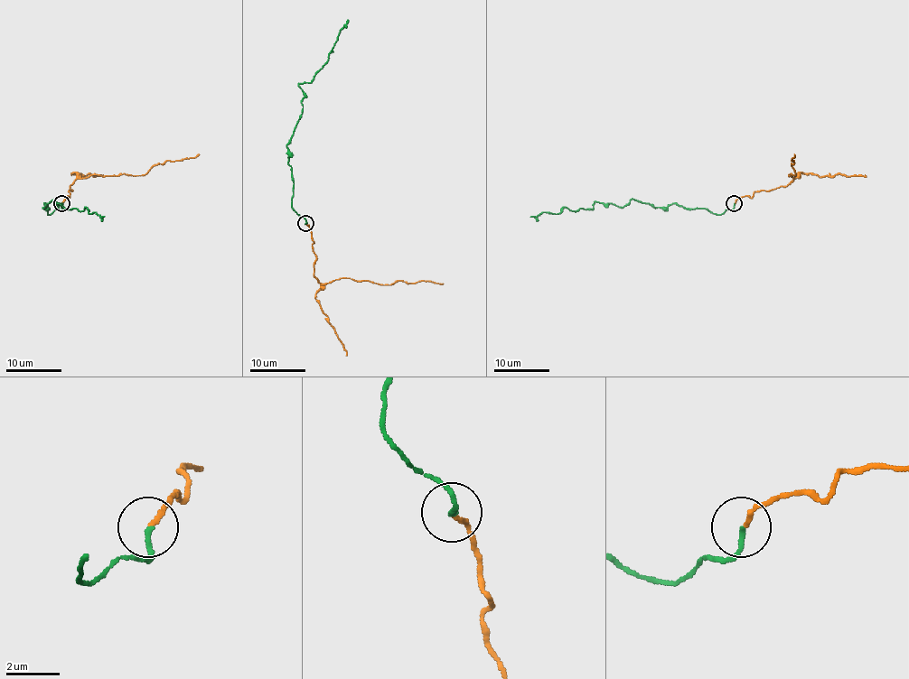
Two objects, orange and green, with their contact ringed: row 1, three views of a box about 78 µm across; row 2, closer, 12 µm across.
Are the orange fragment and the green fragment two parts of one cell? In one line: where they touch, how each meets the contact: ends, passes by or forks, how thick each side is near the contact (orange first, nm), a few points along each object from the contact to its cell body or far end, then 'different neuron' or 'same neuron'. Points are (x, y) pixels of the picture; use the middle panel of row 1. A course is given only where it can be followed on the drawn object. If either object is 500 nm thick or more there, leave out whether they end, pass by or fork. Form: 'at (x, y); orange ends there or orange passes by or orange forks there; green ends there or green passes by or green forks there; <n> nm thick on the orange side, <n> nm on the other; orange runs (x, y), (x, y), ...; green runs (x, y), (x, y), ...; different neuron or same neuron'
at (305, 223); orange ends there; green ends there; 170 nm thick on the orange side, 180 nm on the other; orange runs (305, 224), (309, 227), (316, 259), (313, 274), (321, 283), (350, 277), (388, 284), (400, 280), (444, 283); green runs (305, 224), (291, 206), (287, 144), (303, 113), (298, 86), (326, 62), (348, 19); same neuron

